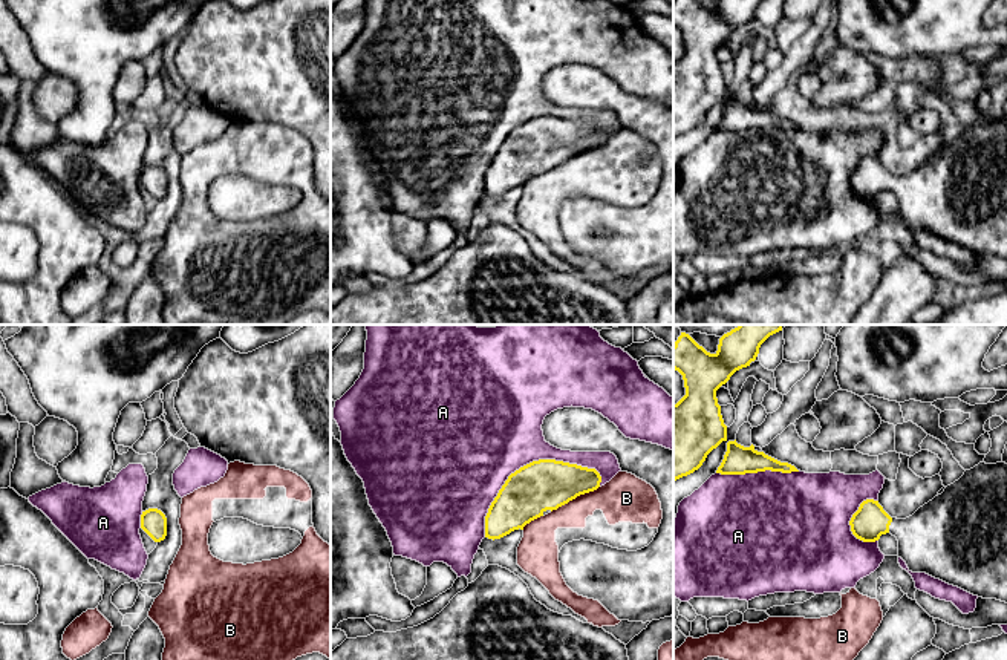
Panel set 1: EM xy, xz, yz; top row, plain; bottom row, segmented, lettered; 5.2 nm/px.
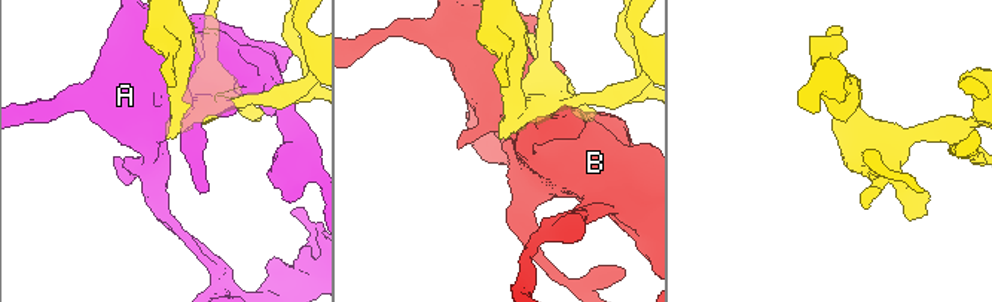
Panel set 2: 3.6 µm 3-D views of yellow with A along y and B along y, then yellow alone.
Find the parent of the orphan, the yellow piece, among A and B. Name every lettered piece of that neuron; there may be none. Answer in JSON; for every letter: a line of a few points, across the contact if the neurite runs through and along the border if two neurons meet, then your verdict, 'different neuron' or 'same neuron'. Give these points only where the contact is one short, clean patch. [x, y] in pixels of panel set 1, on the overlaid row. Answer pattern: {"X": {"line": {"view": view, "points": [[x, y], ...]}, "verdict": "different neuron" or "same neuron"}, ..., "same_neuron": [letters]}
{"A": {"verdict": "different neuron"}, "B": {"verdict": "different neuron"}, "same_neuron": []}

